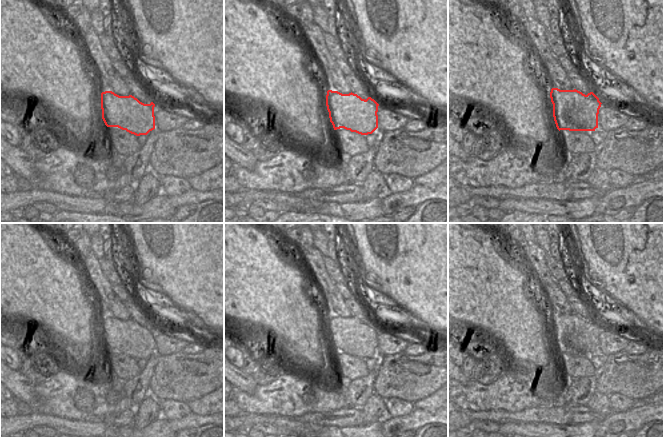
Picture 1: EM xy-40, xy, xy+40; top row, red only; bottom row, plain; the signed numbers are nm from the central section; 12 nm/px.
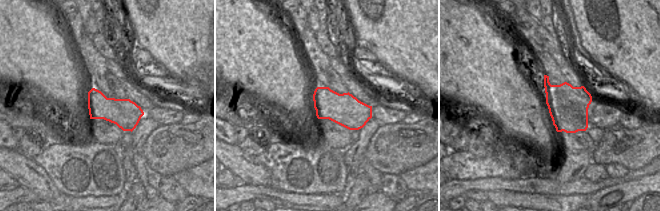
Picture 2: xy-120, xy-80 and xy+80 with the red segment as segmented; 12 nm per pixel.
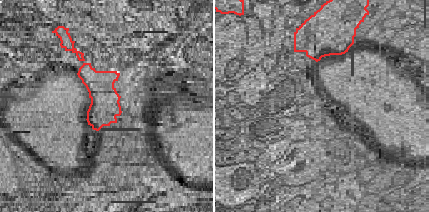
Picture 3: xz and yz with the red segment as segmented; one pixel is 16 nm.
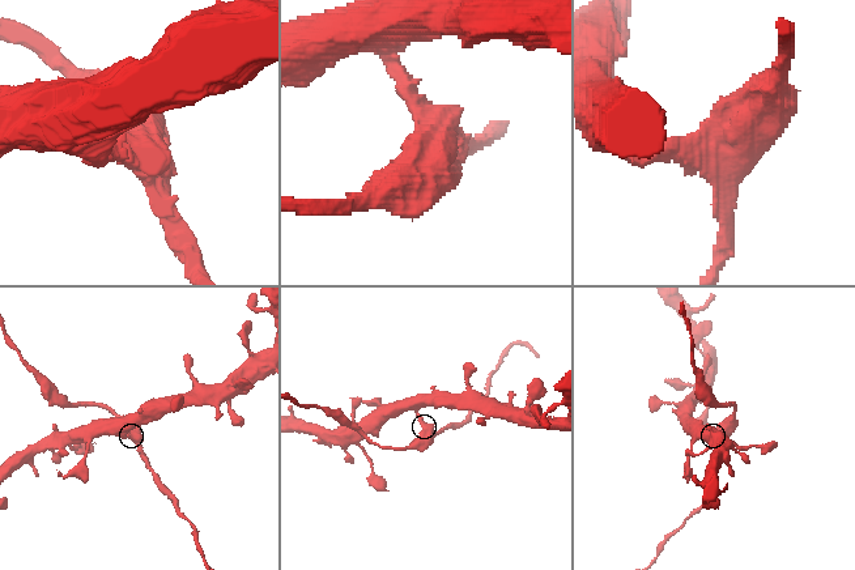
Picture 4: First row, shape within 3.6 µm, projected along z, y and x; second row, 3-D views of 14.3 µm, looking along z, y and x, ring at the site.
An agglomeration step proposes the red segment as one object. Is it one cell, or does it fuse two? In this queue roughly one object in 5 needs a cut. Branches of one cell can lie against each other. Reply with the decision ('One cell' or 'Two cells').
Two cells.

